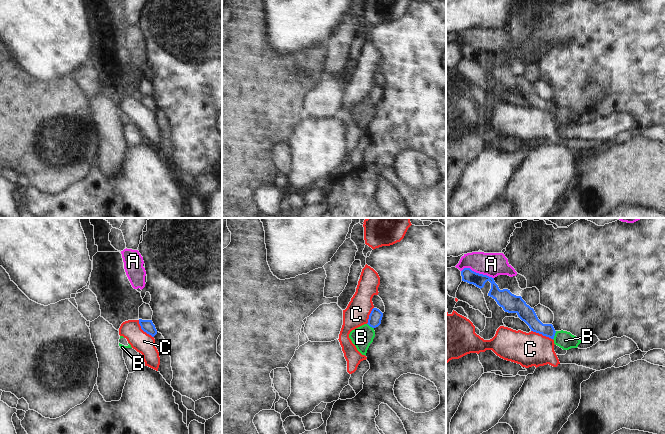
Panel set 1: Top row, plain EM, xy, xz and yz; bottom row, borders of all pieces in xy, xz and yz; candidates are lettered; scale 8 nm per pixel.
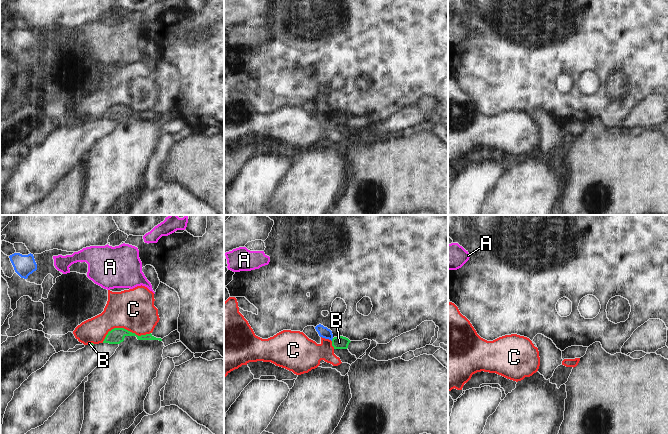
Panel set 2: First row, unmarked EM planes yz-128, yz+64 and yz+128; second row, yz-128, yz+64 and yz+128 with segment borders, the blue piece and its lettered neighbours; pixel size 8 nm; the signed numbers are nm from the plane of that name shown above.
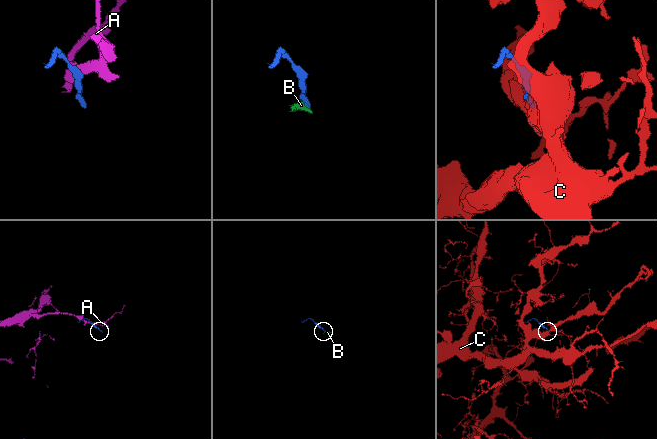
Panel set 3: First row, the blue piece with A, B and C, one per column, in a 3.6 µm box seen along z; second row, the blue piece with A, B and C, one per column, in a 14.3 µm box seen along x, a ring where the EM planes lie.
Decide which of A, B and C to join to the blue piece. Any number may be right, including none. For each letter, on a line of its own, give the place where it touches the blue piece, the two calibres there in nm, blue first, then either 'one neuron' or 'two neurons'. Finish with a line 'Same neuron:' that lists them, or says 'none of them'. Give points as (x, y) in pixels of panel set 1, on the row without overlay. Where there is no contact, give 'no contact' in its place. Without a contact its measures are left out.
A: meets blue in yz at (477, 49); 110 nm thick on the blue side, 190 nm on the other; two neurons
B: meets blue in yz at (554, 111); 110 nm thick on the blue side, 140 nm on the other; two neurons
C: meets blue in yz at (542, 110); 130 nm thick on the blue side, 280 nm on the other; two neurons
Same neuron: none of them

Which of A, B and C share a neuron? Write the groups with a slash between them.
A / B / C

